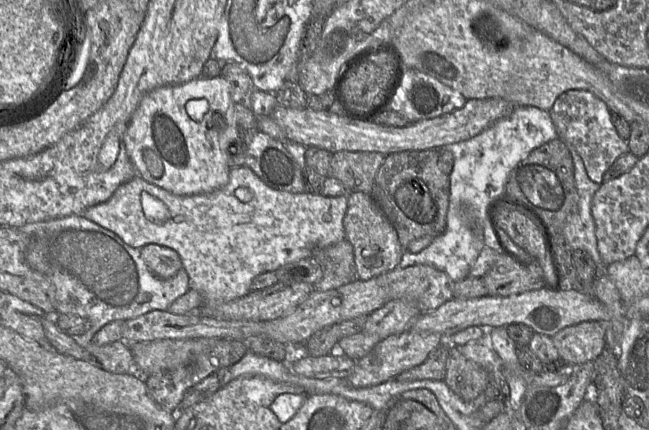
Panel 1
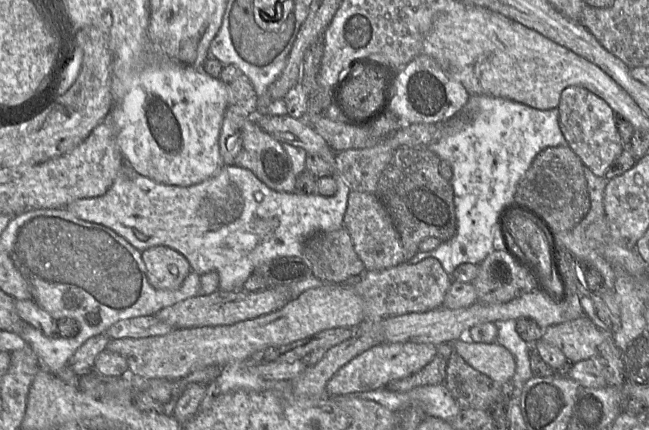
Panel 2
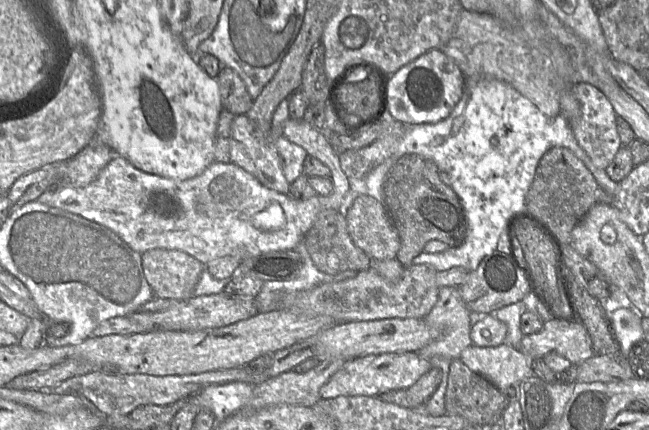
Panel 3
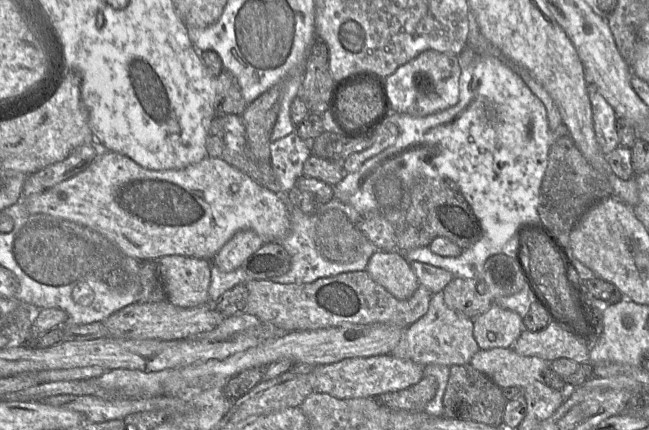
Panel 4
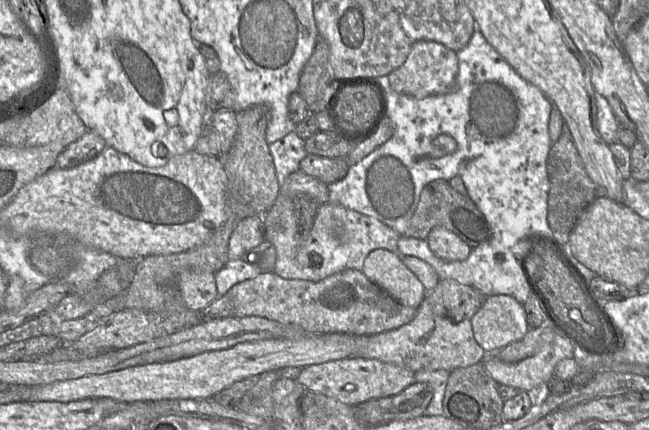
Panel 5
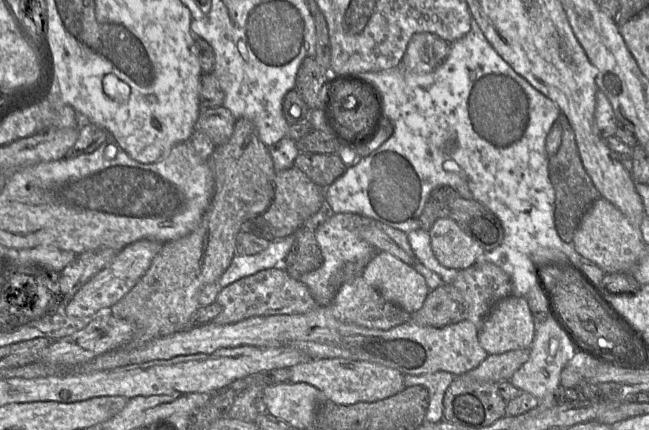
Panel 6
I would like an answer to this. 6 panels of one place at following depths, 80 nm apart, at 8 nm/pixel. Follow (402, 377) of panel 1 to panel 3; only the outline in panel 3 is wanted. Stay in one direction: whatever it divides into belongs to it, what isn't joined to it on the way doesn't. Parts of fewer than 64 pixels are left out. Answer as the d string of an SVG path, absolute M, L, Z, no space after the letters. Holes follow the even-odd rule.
M431 367L415 384L408 388L389 390L377 395L380 399L403 407L421 406L433 395L440 385L442 371Z

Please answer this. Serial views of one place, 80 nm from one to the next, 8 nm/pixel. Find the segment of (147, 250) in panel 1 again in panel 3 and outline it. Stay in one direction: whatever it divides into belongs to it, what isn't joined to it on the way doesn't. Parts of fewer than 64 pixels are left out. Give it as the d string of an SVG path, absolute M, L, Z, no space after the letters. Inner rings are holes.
M163 248L142 253L142 264L155 297L176 300L194 296L195 286L206 268L185 252Z

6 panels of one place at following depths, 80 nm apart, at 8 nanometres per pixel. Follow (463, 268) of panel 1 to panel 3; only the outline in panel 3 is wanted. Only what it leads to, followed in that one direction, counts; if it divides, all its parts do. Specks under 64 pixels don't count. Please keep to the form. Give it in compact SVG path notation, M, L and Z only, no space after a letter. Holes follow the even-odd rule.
M496 79L467 81L463 95L452 112L437 123L406 125L405 134L394 154L359 179L350 179L350 192L344 199L344 206L339 211L350 208L358 195L369 195L384 202L384 182L395 161L406 154L417 154L428 158L437 165L439 171L450 175L451 186L458 195L465 210L469 234L463 245L449 247L440 253L422 251L413 258L413 264L426 264L436 271L461 267L474 271L481 260L497 250L497 244L504 229L511 232L513 223L522 217L532 216L526 208L526 194L534 179L537 165L544 153L552 147L564 147L572 151L591 171L593 166L586 152L575 139L567 119L559 113L549 117L541 112L529 99L520 94L510 84Z

